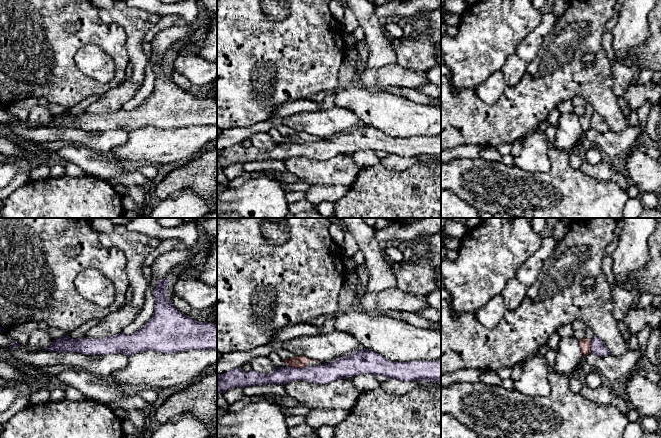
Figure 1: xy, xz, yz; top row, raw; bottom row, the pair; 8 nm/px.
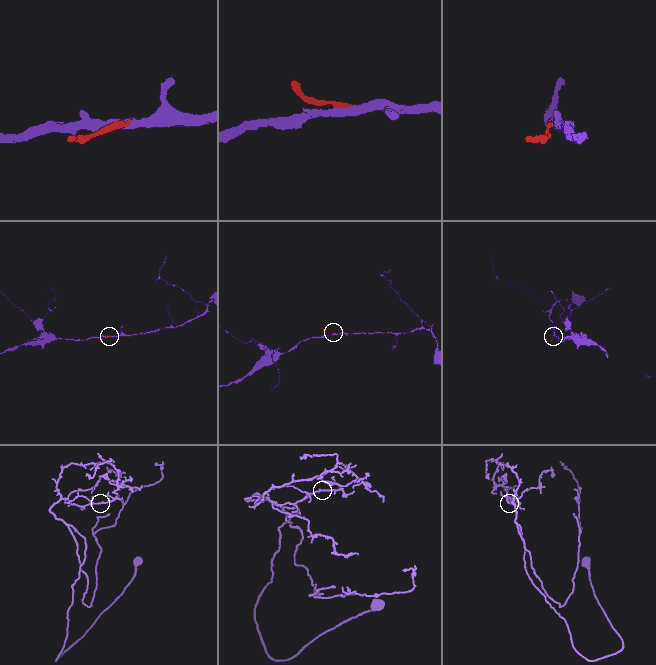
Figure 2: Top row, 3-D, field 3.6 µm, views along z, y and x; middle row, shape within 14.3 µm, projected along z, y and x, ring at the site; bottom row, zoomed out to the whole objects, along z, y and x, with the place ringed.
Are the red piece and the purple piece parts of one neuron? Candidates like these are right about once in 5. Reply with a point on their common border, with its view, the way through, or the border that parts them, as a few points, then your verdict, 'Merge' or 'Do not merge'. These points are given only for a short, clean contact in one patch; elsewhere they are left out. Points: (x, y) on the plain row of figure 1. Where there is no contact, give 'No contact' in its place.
Touches red at xz (299, 143). Boundary: xz (306, 141), (303, 143), (292, 143). Do not merge

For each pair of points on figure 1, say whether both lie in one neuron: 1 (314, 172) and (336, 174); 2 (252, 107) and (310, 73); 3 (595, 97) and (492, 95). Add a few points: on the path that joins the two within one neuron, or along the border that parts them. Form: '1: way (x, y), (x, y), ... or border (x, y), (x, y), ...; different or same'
1: way (319, 172), (331, 172); same
2: way (247, 81), (247, 66), (262, 53), (284, 61); same
3: border (506, 86), (492, 104), (485, 104), (477, 95); different

